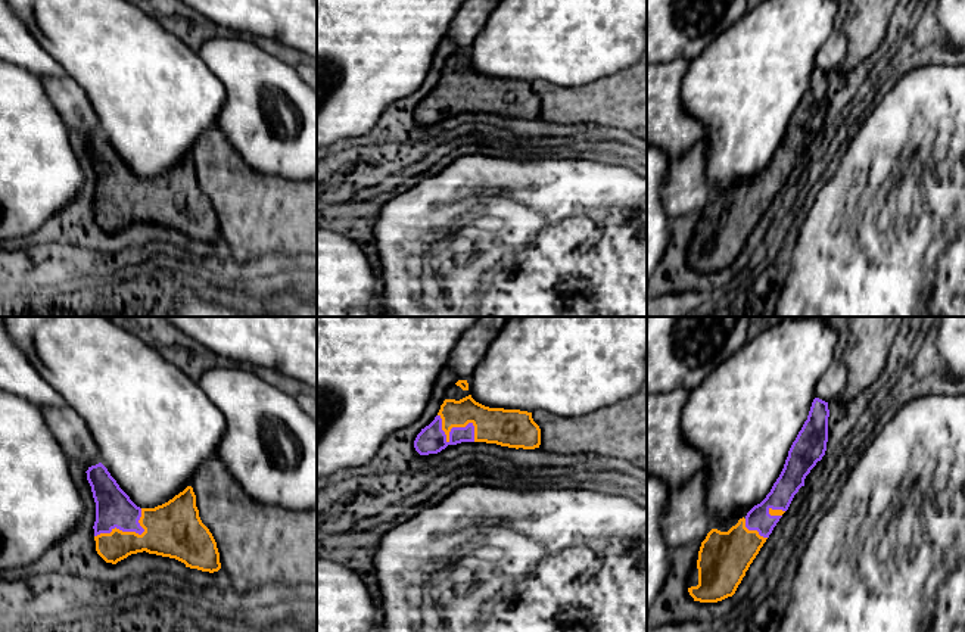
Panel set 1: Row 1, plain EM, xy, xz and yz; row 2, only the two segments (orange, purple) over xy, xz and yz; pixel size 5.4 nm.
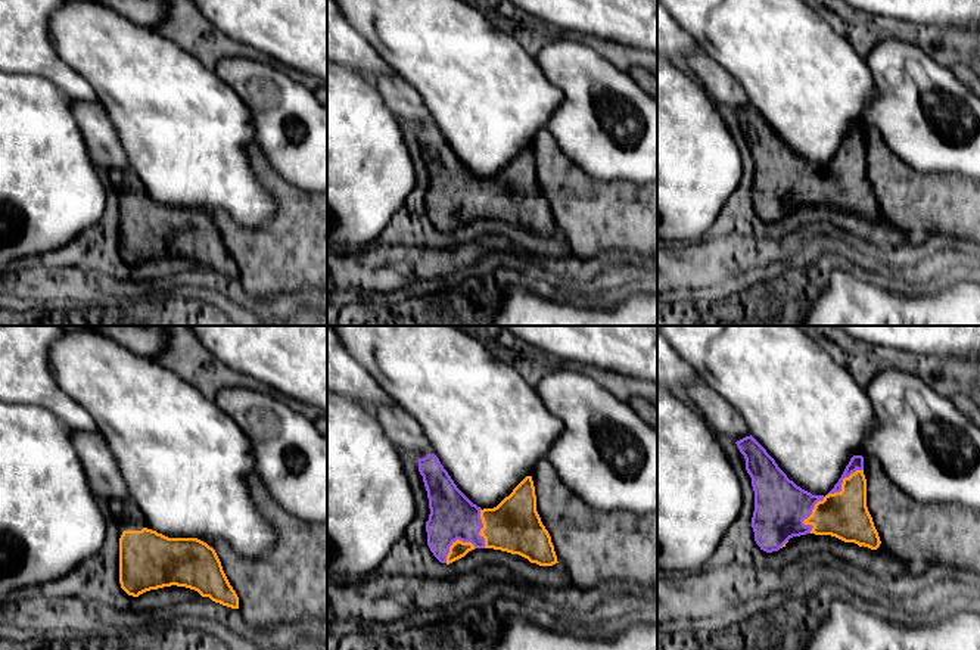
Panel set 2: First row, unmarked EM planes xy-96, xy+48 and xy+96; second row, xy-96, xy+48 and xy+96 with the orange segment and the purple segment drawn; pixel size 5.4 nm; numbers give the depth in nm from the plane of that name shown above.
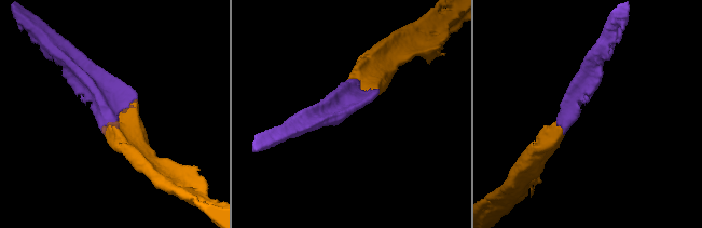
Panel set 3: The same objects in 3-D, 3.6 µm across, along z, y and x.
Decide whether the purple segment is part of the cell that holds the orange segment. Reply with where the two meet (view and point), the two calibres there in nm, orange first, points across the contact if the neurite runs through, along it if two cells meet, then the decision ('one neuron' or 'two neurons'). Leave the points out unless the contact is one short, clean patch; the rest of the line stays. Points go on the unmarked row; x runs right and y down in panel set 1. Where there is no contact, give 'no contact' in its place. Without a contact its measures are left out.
xz (457, 96) | 200/160 nm | one neuron

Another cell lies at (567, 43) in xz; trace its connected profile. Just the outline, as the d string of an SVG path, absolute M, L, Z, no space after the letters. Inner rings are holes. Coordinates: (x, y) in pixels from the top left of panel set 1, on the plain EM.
M501 0L467 50L471 68L489 78L580 87L632 66L647 52L647 0Z

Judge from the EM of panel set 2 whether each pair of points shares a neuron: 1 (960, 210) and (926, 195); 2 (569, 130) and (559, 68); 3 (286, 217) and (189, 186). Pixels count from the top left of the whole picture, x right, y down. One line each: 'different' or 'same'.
1: same
2: same
3: different

